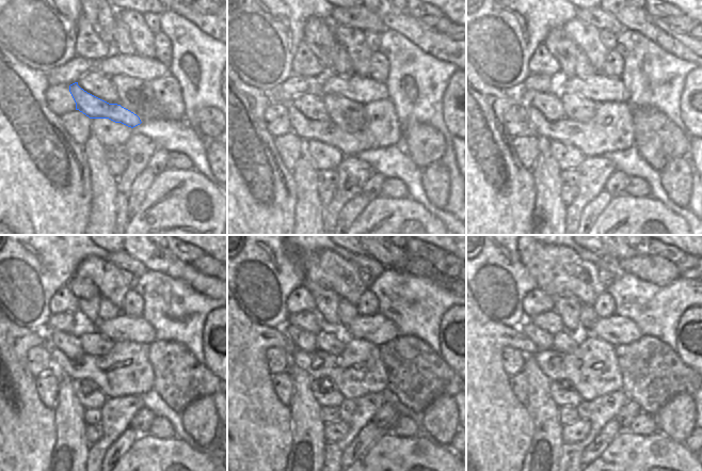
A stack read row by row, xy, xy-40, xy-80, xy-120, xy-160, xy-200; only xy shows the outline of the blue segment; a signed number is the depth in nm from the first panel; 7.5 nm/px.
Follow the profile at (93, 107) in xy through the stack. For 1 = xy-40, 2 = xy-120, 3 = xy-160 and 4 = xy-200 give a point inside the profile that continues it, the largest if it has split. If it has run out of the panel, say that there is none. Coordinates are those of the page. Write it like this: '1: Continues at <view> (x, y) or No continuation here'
1: Continues at xy-40 (381, 128)
2: Continues at xy-120 (125, 371)
3: Continues at xy-160 (359, 371)
4: Continues at xy-200 (592, 371)

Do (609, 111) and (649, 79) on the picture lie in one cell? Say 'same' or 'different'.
different

